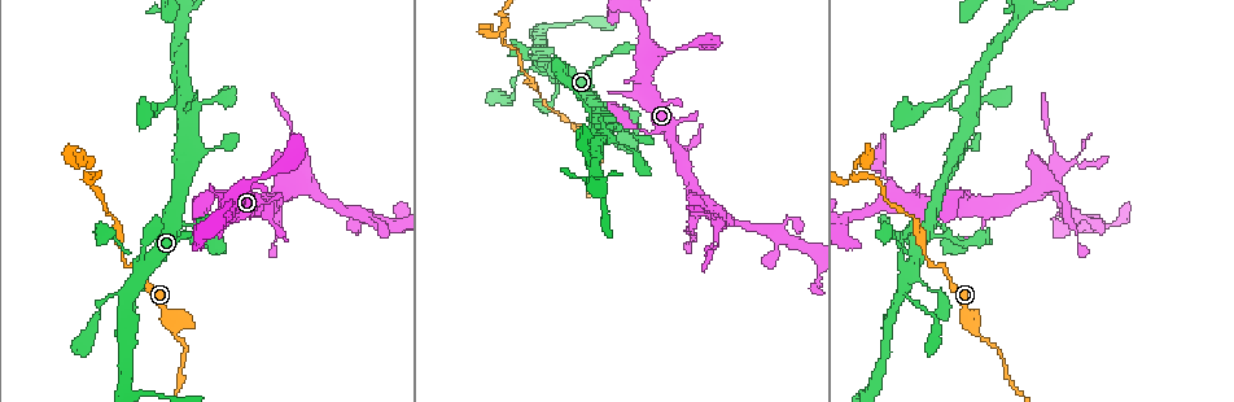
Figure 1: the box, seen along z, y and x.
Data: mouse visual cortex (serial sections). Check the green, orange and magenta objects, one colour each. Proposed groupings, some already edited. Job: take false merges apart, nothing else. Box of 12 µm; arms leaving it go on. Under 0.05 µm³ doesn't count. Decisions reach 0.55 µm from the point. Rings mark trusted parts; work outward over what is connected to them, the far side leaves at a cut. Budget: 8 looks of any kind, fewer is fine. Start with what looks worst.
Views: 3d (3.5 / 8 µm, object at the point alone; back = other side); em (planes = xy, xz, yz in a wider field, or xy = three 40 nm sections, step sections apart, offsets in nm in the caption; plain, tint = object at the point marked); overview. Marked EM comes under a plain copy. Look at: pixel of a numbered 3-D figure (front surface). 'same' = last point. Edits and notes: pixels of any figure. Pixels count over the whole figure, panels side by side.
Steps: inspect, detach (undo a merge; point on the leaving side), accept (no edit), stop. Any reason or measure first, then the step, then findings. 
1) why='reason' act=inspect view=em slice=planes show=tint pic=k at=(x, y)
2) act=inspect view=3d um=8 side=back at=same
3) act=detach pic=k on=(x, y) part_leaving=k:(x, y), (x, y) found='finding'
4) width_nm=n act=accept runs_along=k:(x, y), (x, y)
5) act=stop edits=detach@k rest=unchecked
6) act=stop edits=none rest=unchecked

why='side arm on a straight run' act=inspect view=3d um=3.5 pic=1 at=(87, 178)

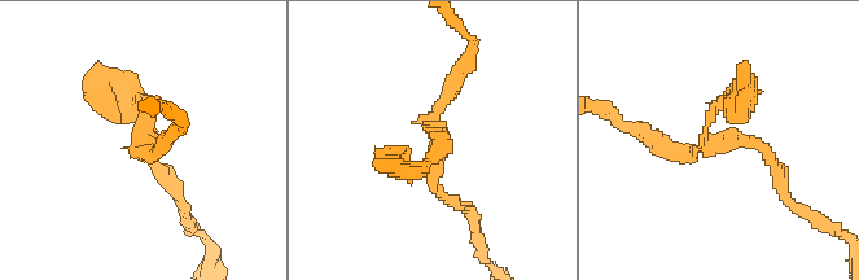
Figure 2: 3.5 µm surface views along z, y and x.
arms=3 arm_widths_nm=150,150,200 why='need the tissue' act=inspect view=em slice=xy step=5 show=tint pic=2 at=(715, 141)

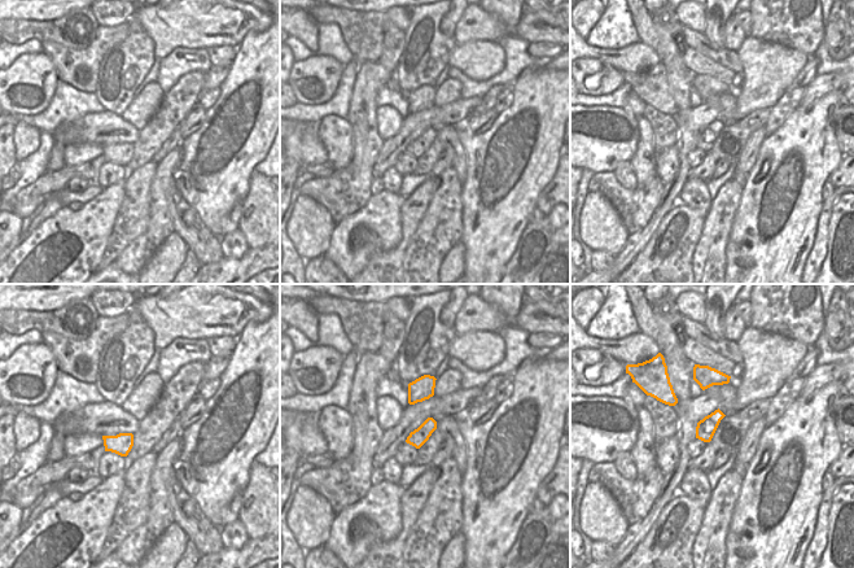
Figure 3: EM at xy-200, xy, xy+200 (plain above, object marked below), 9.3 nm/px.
width_nm=150 act=accept runs_along=2:(157, 169), (134, 90) found='one cell here'

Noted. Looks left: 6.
why='sharp bend' act=inspect view=3d um=3.5 pic=1 at=(907, 263)

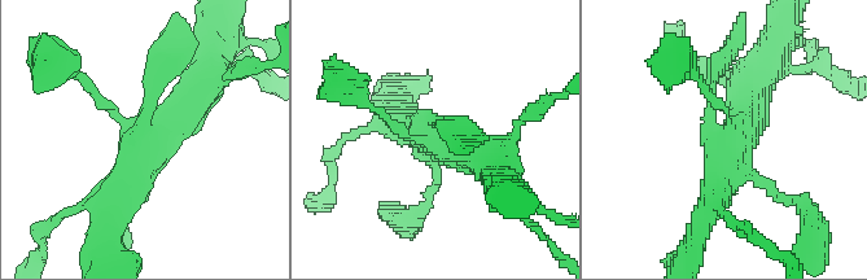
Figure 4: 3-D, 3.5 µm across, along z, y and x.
act=accept runs_along=4:(493, 160), (408, 136), (364, 100) found='all the same cell'

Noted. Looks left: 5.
why='three-way junction' act=inspect view=3d um=3.5 pic=1 at=(974, 84)

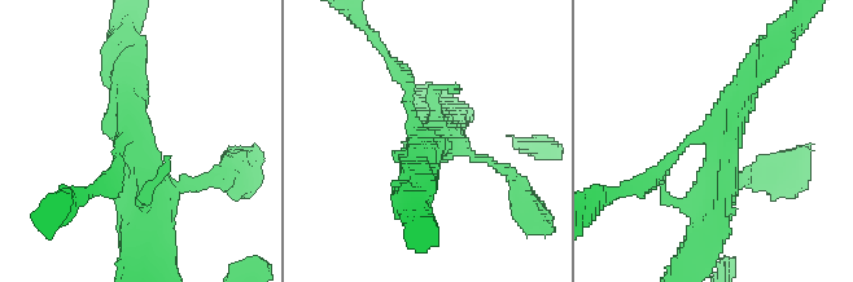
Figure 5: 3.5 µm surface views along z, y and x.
act=accept found='continuous, no second cell'

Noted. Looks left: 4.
act=stop edits=none rest=unchecked

